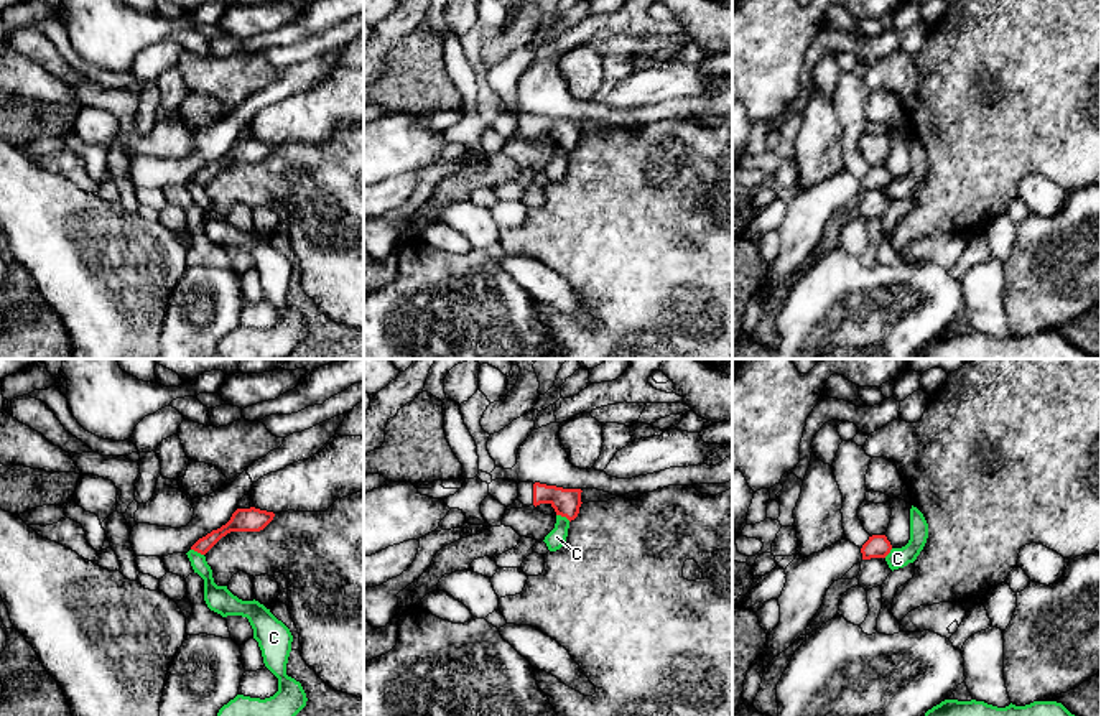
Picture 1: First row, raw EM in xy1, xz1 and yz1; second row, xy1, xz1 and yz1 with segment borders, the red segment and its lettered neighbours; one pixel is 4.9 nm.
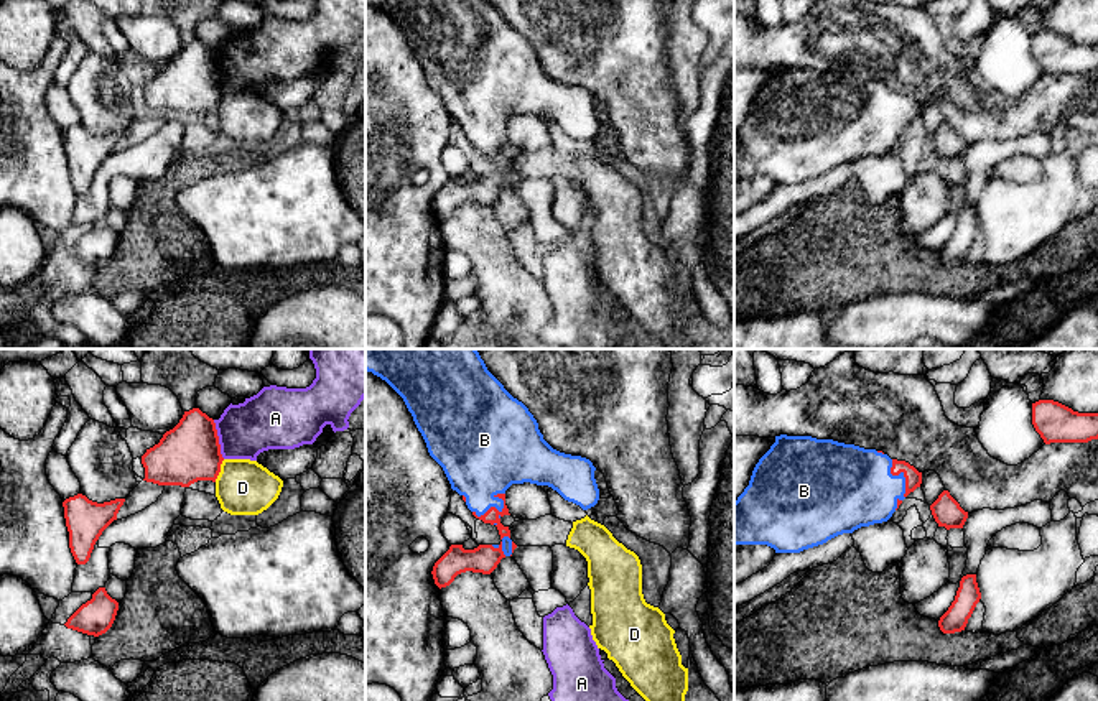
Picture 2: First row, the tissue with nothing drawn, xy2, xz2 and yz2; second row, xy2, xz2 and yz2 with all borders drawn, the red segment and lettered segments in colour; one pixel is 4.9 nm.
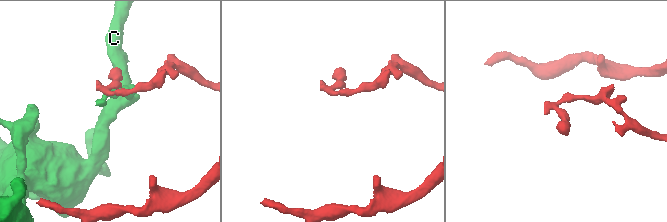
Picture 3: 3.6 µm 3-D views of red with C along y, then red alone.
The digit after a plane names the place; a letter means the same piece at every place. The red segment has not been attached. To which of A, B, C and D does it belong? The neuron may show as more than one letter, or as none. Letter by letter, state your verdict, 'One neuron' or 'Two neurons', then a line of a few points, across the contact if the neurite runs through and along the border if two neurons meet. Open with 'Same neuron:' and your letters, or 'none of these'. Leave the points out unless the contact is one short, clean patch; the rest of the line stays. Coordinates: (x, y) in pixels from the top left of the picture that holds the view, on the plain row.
Same neuron: B
A: Two neurons
B: One neuron
C: Two neurons. Line: xz1 (557, 145), (570, 152)
D: Two neurons. Line: xy2 (224, 91), (214, 112)

